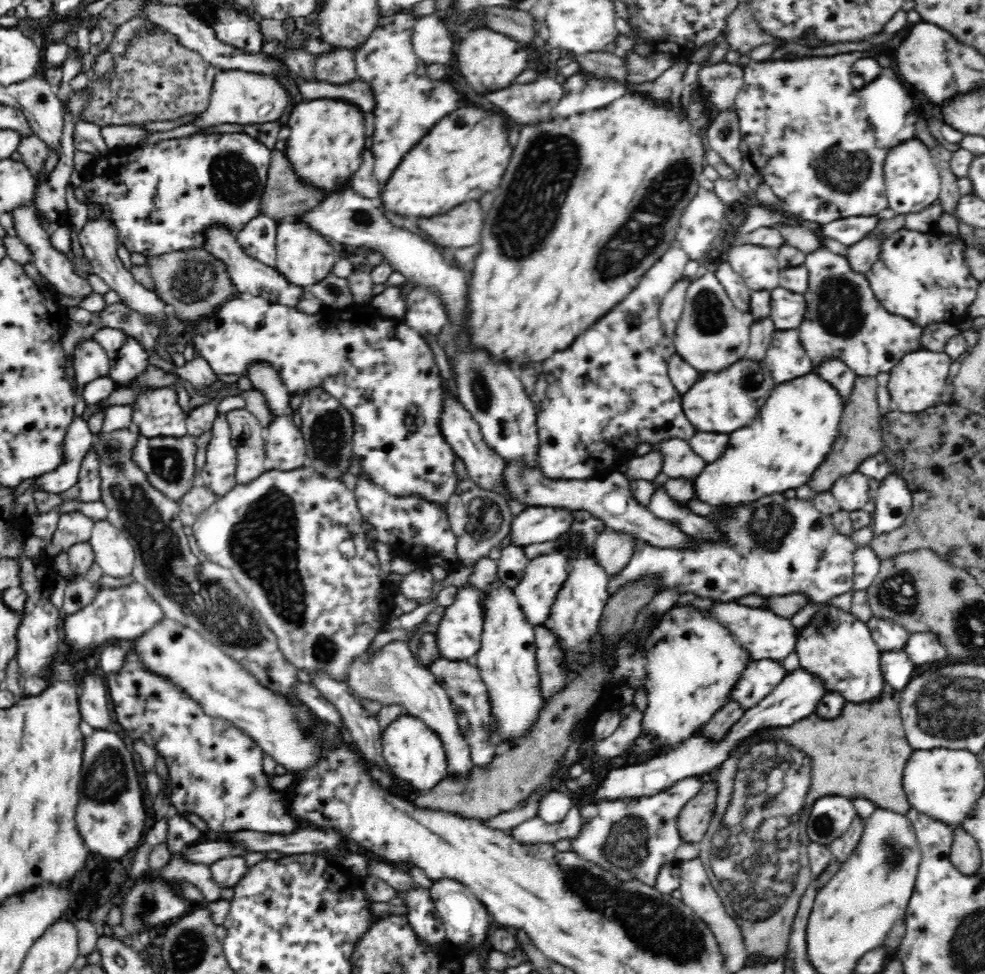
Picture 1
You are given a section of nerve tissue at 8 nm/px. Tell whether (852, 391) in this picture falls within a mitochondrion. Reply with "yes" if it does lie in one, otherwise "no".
no

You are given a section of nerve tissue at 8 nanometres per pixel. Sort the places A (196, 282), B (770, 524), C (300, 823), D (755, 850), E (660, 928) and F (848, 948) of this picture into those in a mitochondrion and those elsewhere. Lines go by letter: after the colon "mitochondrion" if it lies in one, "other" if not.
A: mitochondrion
B: mitochondrion
C: other
D: mitochondrion
E: mitochondrion
F: other

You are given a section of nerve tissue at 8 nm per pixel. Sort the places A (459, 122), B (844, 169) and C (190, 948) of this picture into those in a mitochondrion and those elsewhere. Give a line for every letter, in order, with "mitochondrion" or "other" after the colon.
A: other
B: mitochondrion
C: mitochondrion

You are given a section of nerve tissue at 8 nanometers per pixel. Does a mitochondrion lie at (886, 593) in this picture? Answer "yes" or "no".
yes

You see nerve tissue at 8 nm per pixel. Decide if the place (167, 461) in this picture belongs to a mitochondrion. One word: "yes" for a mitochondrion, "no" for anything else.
yes

